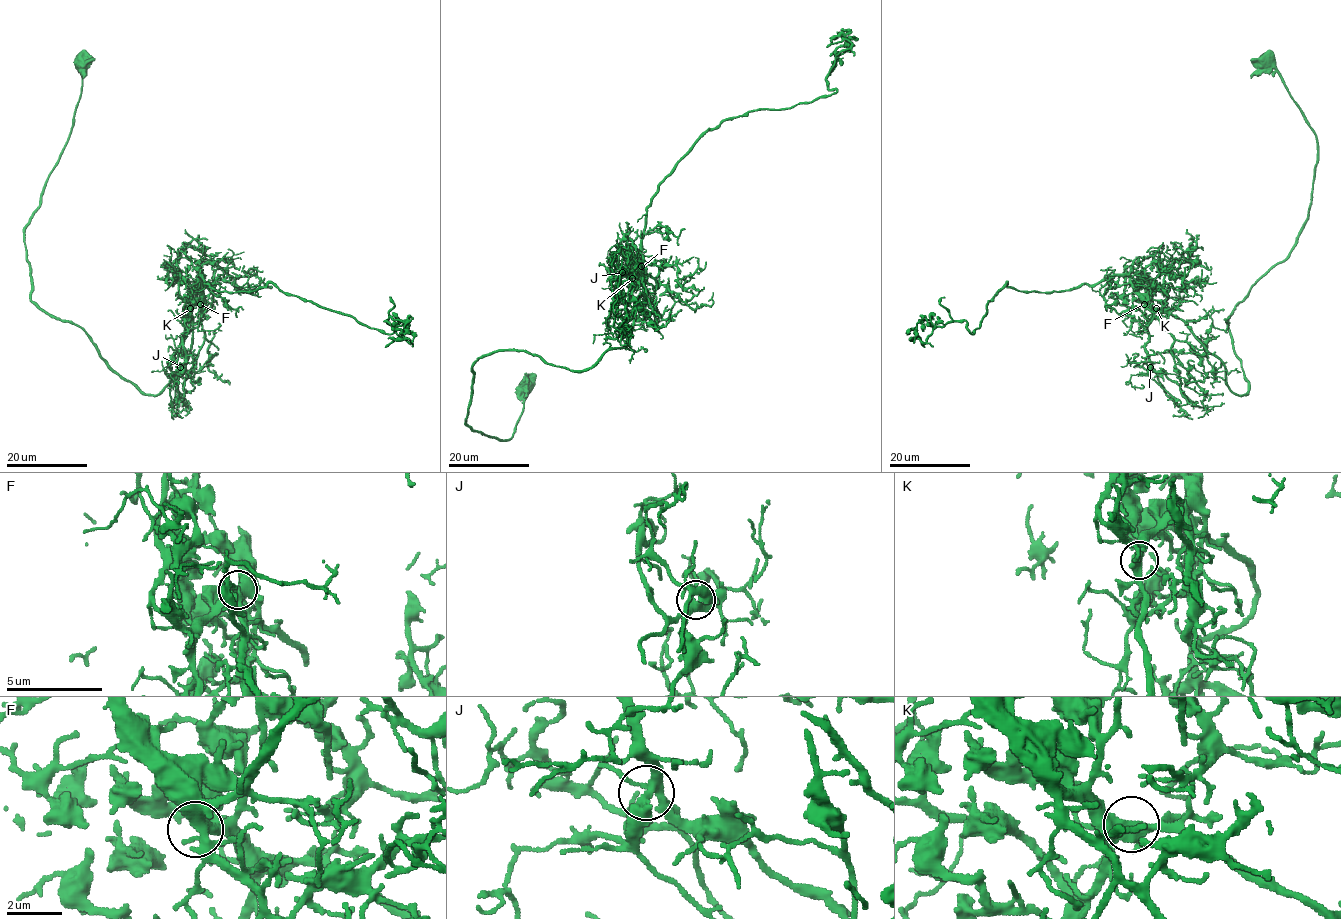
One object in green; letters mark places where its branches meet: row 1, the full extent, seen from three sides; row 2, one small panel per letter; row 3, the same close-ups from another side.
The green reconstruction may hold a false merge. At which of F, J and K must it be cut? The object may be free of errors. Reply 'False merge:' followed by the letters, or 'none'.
False merge: none

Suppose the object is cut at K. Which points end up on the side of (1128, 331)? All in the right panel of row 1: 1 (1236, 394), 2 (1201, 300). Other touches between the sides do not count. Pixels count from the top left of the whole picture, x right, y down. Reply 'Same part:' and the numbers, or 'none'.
Same part: 1

